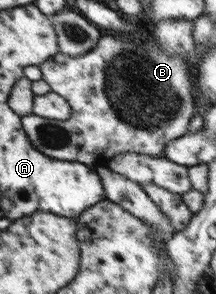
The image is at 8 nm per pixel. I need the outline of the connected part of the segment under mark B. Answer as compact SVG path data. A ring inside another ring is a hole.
M164 19L160 20L153 25L151 25L151 33L154 36L155 41L152 42L151 39L144 44L144 42L136 48L133 44L132 39L128 41L125 36L105 33L98 40L96 47L92 48L85 55L80 56L68 56L66 53L58 53L50 57L45 63L40 65L40 70L42 71L42 80L46 81L53 93L60 95L66 102L69 103L71 107L71 115L66 121L57 121L52 119L45 119L41 116L30 114L21 117L21 125L23 131L28 136L30 143L40 151L43 155L51 157L52 159L58 159L62 161L72 161L83 163L84 165L94 167L94 165L106 166L110 158L118 153L134 152L152 156L164 156L164 148L170 140L174 140L187 133L187 128L189 122L192 120L194 114L196 114L194 98L192 95L196 92L195 86L192 83L192 75L190 75L190 65L188 62L190 59L196 57L196 50L198 48L197 43L194 41L194 21L188 19Z

